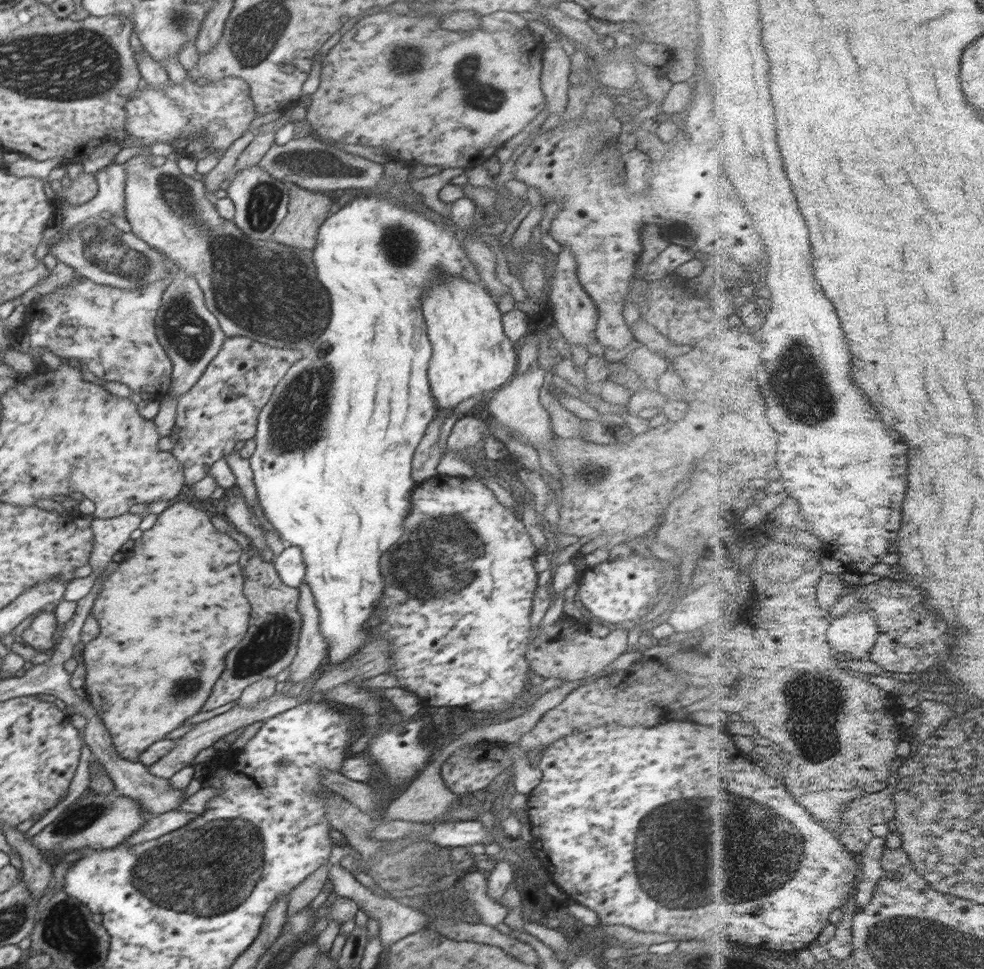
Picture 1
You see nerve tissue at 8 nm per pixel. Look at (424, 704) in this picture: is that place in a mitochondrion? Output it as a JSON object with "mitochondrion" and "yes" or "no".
{"mitochondrion":"no"}

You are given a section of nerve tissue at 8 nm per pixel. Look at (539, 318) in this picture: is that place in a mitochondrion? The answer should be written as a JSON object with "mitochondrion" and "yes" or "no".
{"mitochondrion":"no"}

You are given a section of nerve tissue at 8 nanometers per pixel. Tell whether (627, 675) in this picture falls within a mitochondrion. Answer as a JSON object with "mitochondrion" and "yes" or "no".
{"mitochondrion":"no"}

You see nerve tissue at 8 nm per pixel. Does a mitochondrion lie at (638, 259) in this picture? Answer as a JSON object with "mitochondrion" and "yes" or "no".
{"mitochondrion":"no"}

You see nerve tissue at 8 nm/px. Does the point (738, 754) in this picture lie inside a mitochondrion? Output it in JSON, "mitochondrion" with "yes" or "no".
{"mitochondrion":"no"}

